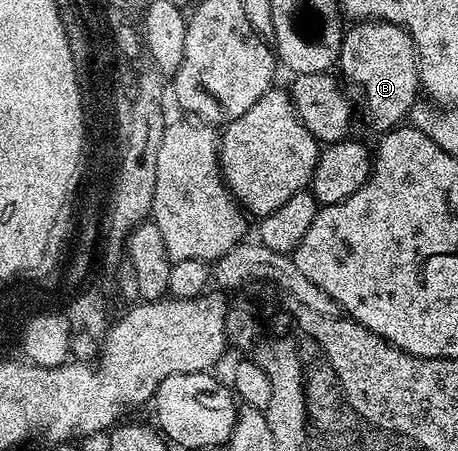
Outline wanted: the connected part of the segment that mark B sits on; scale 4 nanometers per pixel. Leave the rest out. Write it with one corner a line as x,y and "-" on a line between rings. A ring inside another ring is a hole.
361,20
359,22
353,23
351,27
345,31
344,37
342,38
342,42
340,43
340,58
338,61
338,69
340,68
339,75
342,77
344,75
343,83
345,85
353,84
354,87
360,91
360,104
358,100
358,112
364,115
364,120
369,124
370,127
373,128
376,132
385,132
385,134
391,133
393,129
397,126
403,125
405,121
409,119
410,113
417,103
418,93
421,91
420,87
420,62
416,59
416,47
414,46
414,42
412,41
412,35
405,30
405,28
400,28
397,24
391,24
390,22
386,22
385,20

